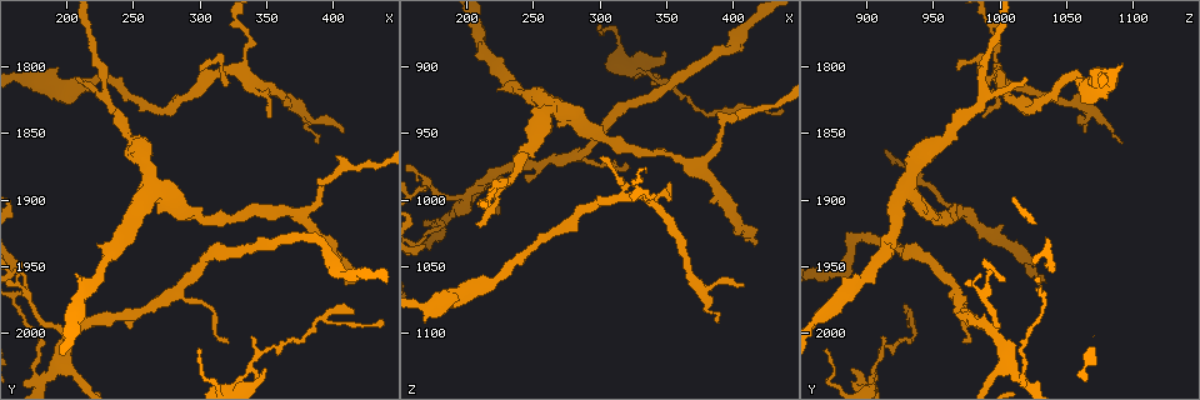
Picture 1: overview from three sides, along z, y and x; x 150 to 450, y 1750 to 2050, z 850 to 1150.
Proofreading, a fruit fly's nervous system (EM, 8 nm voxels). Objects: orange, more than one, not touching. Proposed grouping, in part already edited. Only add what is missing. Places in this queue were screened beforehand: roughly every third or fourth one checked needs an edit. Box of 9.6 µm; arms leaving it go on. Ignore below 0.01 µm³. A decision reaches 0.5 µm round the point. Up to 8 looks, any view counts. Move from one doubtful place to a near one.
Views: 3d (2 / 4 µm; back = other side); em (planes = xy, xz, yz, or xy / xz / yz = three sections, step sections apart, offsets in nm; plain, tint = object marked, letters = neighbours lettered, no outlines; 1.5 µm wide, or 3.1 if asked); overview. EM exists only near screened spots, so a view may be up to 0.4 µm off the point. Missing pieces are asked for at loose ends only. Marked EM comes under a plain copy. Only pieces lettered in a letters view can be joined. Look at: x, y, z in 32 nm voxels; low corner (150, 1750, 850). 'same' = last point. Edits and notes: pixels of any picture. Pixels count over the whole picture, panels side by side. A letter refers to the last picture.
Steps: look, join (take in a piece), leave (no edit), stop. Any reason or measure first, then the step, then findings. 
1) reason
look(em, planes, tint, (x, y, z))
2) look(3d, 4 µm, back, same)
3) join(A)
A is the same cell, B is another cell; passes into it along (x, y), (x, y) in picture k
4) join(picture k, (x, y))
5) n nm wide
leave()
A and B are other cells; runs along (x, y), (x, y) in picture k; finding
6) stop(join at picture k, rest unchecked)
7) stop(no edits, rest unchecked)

free end
look(em, planes, tint, (208, 1808, 1018))

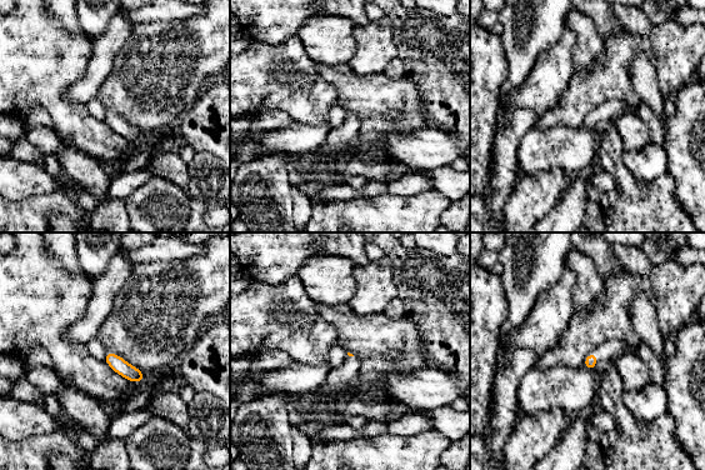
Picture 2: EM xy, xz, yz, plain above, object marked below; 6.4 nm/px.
what lies round it
look(em, planes, letters, same)

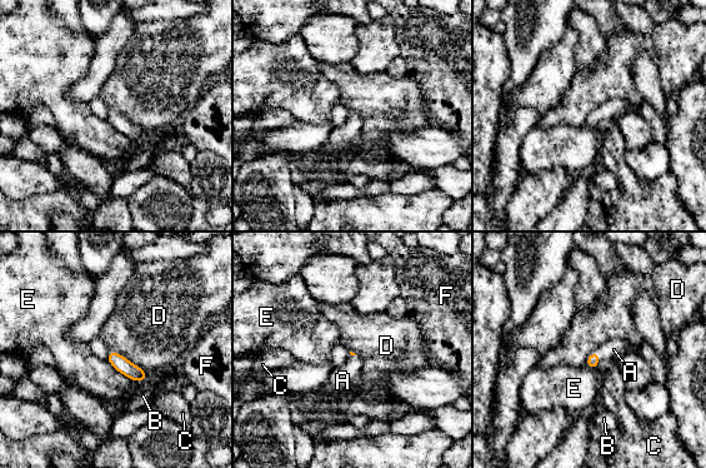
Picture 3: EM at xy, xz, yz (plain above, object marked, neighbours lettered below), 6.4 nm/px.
D touches over 320 nm
join(A)
A is the same cell, B, C, D, E and F are other cells; the neuron continues

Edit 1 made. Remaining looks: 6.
tapers out
look(3d, 2 µm, (406, 1848, 1062))

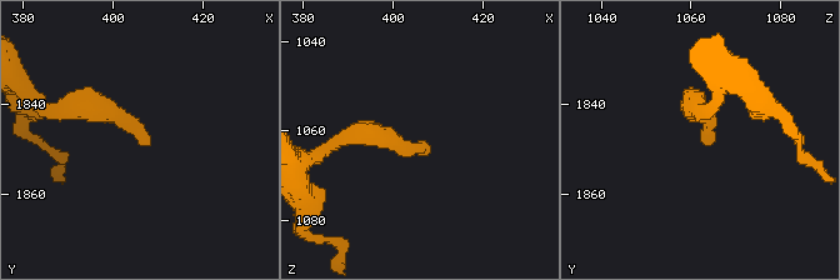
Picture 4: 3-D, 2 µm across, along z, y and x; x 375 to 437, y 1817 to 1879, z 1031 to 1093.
now the EM
look(em, planes, letters, (408, 1850, 1064))

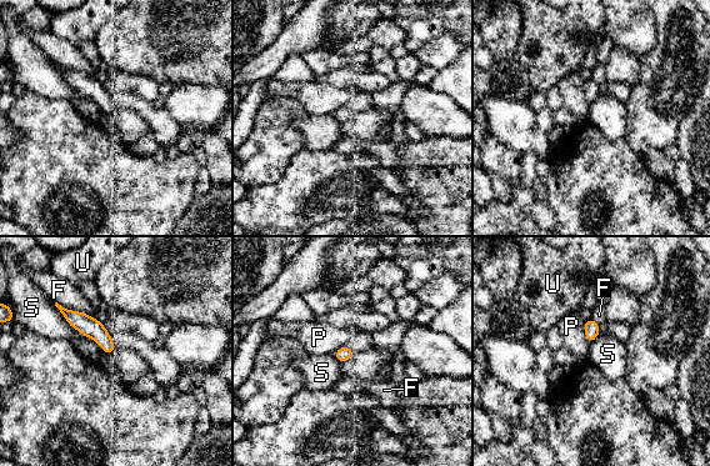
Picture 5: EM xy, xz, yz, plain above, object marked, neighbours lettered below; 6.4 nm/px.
S touches over 480 nm
leave()
F, P, S and U are other cells; border along (54, 302), (73, 327), (106, 354) in picture 5; no lettered piece goes on from it

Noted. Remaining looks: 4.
tapers out
look(3d, 2 µm, back, (414, 1986, 934))

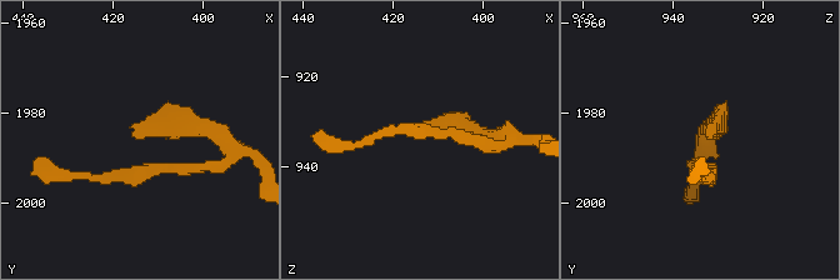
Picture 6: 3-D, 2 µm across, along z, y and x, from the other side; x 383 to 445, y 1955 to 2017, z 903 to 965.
look(em, planes, letters, (416, 1985, 932))

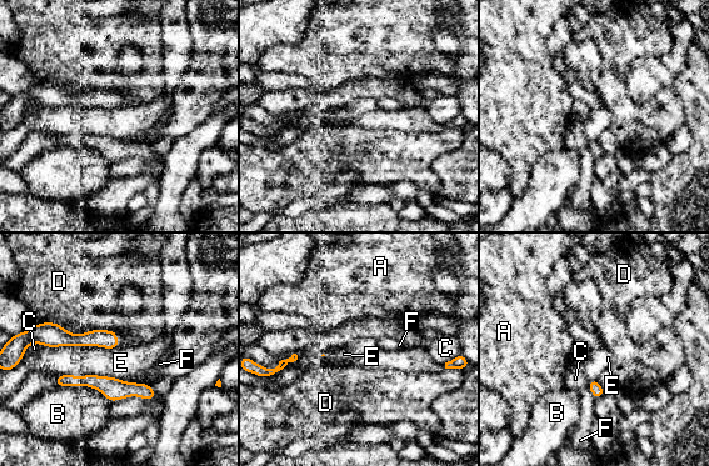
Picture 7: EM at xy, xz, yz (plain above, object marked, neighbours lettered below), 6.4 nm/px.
leave()
A, B, C, D, E and F are other cells; border along (118, 346), (45, 347) in picture 7; no lettered piece goes on from it

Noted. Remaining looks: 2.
stop(join at picture 3, rest unchecked)

